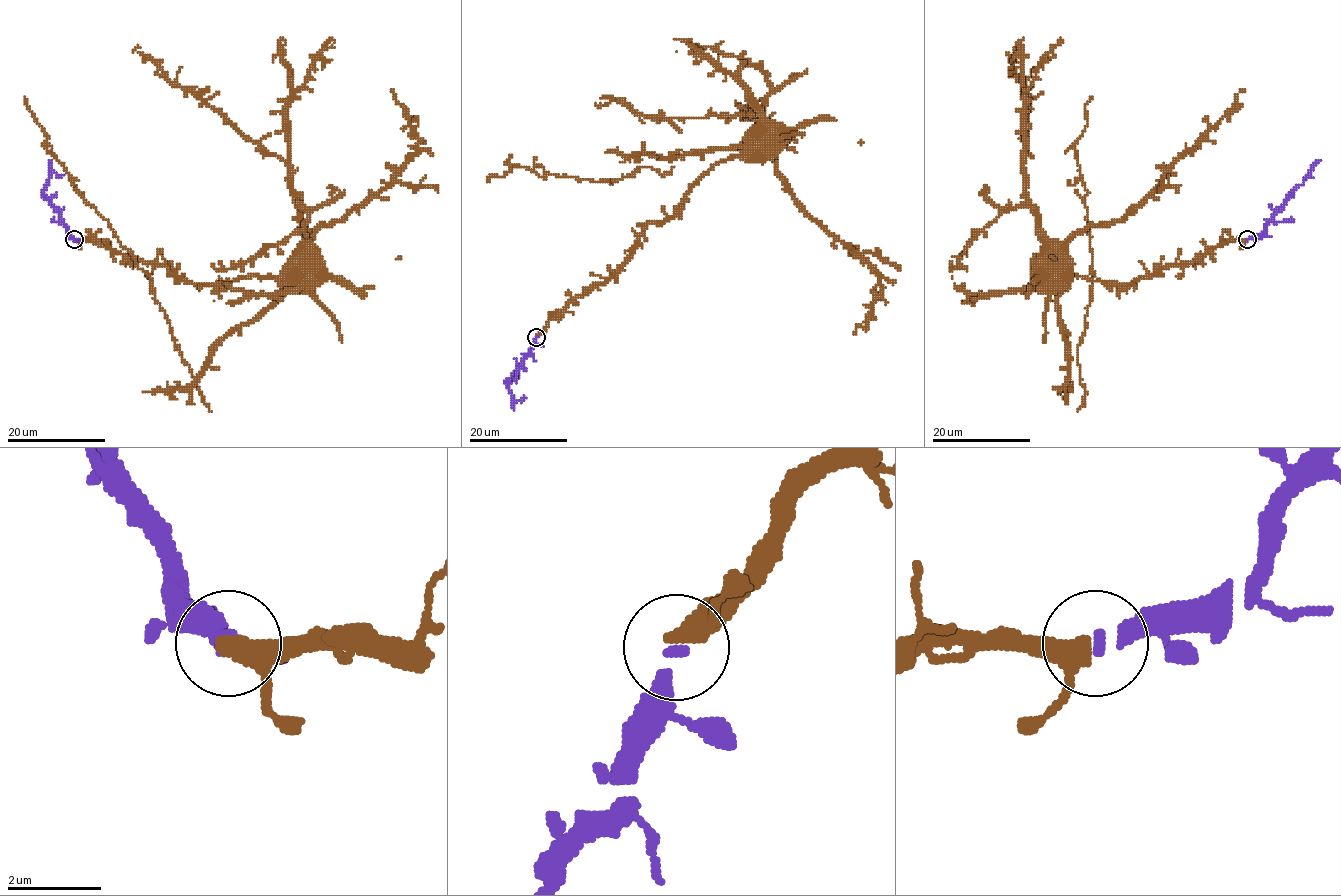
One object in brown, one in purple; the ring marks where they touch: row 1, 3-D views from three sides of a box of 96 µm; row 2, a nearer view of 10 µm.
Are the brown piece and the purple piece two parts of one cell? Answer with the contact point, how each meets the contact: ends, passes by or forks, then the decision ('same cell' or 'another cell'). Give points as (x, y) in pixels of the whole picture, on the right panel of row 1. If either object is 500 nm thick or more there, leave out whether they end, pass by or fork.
at (1247, 239); brown passes by; purple ends there; same cell

